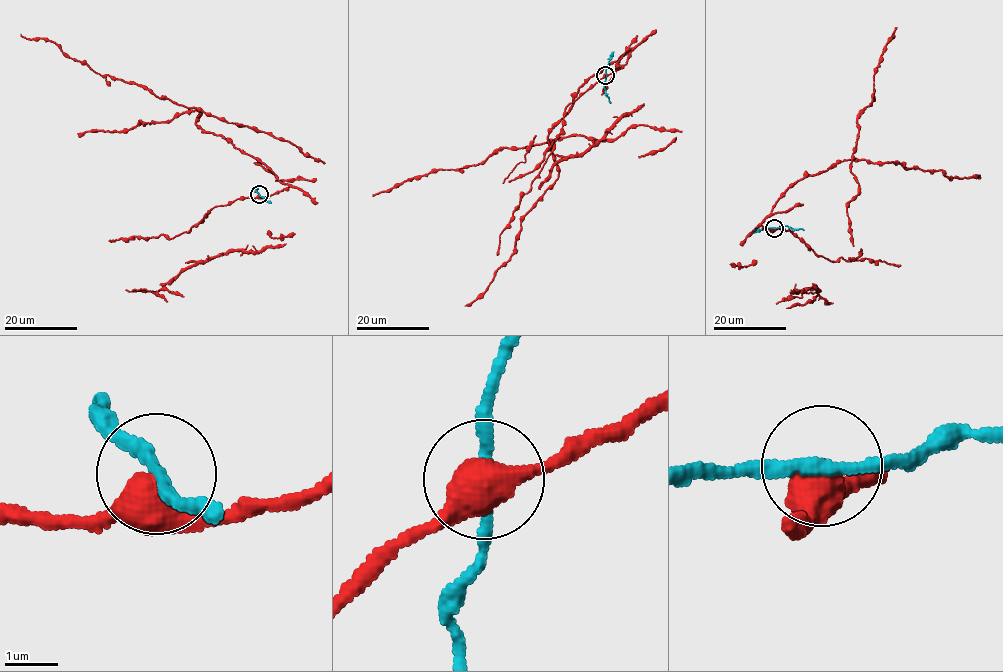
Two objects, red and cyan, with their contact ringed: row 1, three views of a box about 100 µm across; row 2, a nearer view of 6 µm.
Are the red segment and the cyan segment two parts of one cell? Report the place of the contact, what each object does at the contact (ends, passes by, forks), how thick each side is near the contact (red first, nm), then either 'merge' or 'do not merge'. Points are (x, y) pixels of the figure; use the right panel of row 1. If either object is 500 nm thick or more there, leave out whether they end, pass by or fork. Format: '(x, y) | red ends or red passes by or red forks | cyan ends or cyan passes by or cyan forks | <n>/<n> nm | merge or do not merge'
(774, 228) | red forks | cyan passes by | 360/200 nm | do not merge

